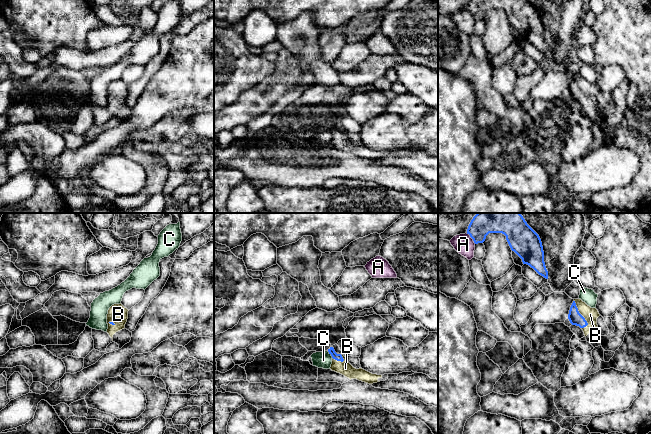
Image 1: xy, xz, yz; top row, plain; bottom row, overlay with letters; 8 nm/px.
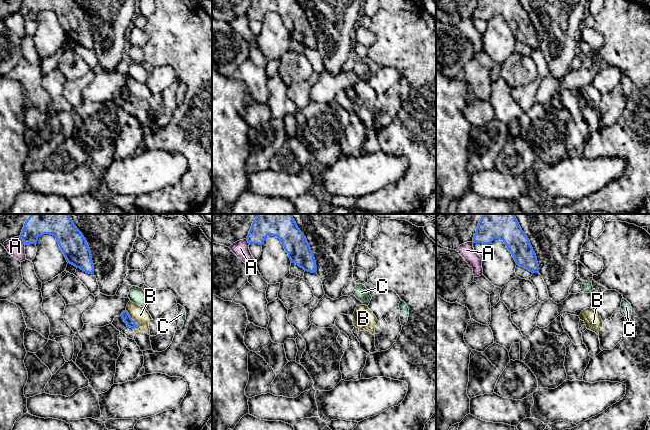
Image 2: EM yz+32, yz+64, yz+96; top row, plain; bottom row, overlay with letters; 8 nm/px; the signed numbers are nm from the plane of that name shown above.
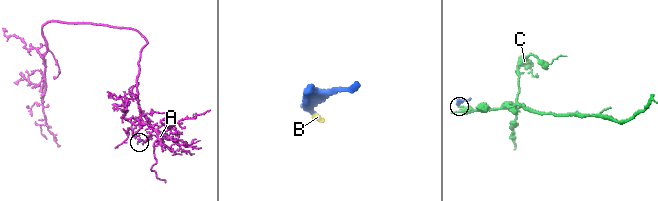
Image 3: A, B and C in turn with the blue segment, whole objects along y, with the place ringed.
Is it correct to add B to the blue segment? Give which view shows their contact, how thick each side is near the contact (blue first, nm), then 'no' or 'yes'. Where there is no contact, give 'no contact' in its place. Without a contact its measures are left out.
meets blue in yz; 110 nm thick on the blue side, 110 nm on the other; yes

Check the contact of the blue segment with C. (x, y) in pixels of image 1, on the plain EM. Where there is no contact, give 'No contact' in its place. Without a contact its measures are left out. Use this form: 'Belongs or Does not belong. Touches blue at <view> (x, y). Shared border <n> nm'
Does not belong. Touches blue at xz (329, 129). Shared border 70 nm

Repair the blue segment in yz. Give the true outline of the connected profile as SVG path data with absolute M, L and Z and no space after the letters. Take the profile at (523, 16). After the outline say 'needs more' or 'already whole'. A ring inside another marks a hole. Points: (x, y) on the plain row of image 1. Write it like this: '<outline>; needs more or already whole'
M469 0L467 10L475 20L483 19L489 9L502 9L523 40L548 55L544 27L539 11L528 0Z; already whole

